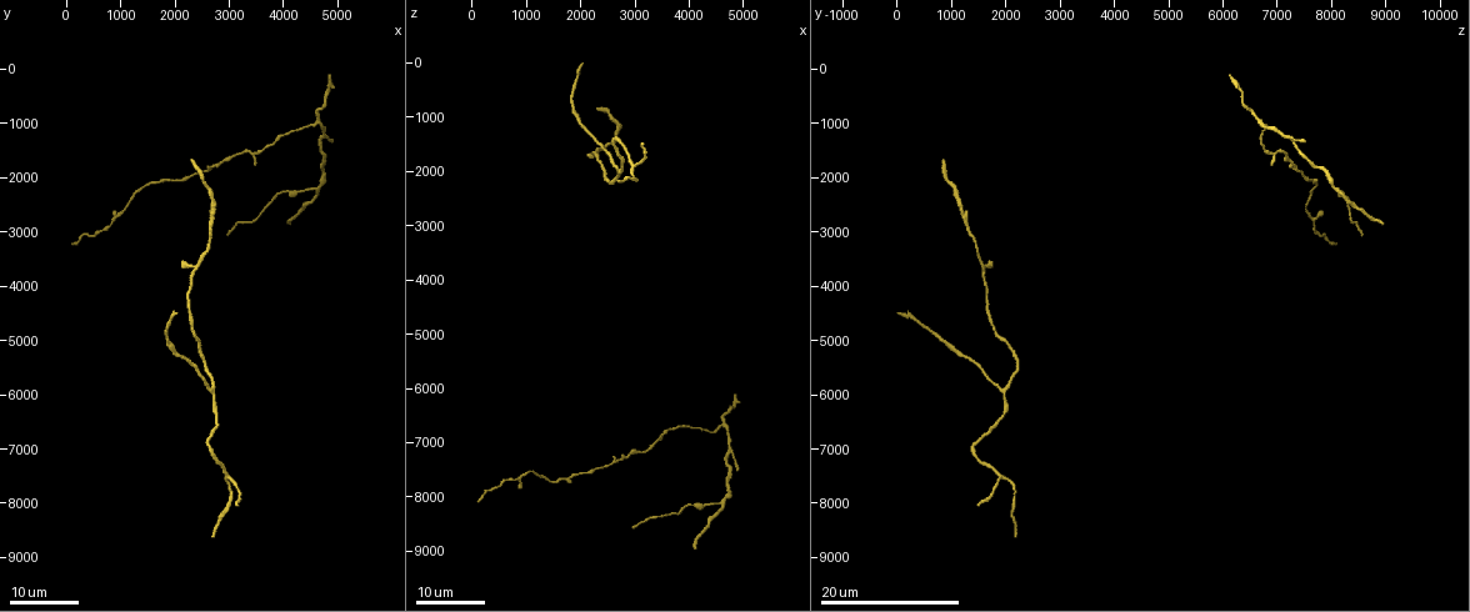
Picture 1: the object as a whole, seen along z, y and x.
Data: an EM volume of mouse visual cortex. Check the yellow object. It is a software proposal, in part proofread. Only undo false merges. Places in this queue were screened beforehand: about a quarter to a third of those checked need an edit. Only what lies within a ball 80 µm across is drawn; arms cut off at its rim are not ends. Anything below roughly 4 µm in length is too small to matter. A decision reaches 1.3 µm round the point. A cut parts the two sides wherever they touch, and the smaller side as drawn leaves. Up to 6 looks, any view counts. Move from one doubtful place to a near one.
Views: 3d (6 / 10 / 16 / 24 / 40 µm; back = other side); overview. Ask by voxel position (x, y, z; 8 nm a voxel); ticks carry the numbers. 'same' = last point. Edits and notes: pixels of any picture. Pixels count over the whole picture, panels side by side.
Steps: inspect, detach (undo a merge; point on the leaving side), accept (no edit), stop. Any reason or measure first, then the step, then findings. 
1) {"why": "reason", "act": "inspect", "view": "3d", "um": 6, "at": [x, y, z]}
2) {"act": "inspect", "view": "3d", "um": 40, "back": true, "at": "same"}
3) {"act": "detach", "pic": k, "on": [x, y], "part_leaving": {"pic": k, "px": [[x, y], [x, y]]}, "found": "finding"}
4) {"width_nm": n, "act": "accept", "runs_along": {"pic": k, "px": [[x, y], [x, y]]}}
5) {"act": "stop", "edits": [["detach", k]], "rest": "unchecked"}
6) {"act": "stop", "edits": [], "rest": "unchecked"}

{"why": "branch point", "act": "inspect", "view": "3d", "um": 24, "at": [3000, 7550, 1950]}

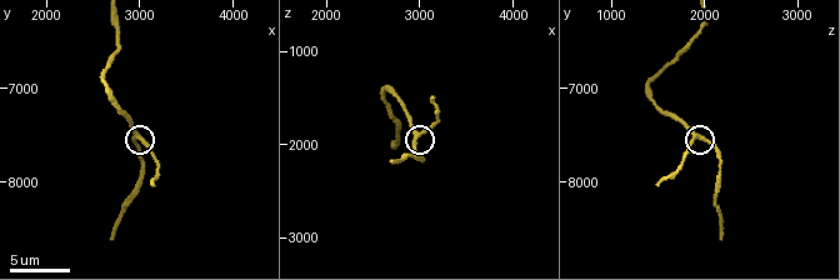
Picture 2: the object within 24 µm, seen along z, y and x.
{"act": "inspect", "view": "3d", "um": 6, "at": [3000, 7550, 1900]}

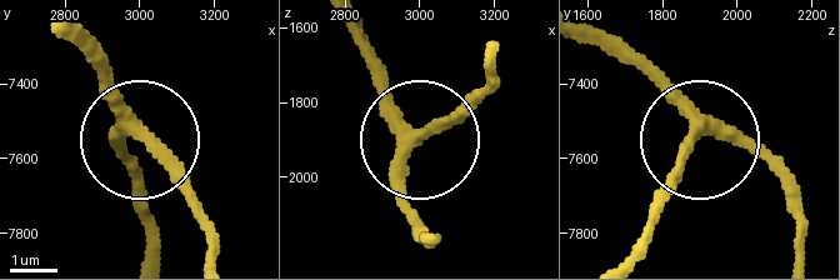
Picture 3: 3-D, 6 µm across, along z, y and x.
{"act": "inspect", "view": "3d", "um": 6, "back": true, "at": [2980, 7520, 1910]}

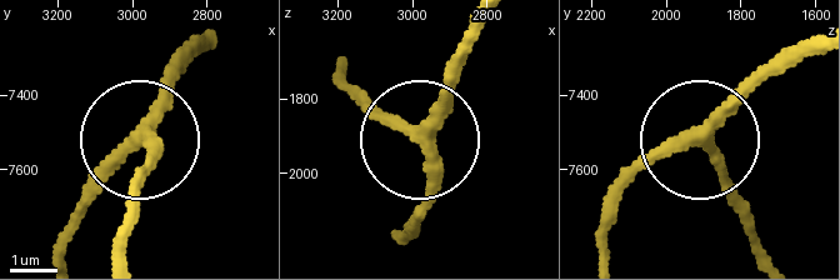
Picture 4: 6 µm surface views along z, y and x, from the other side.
{"width_nm": 290, "act": "accept", "found": "all the same neuron"}

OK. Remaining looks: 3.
{"why": "side arm on a straight run", "act": "inspect", "view": "3d", "um": 16, "at": [2650, 5900, 1950]}

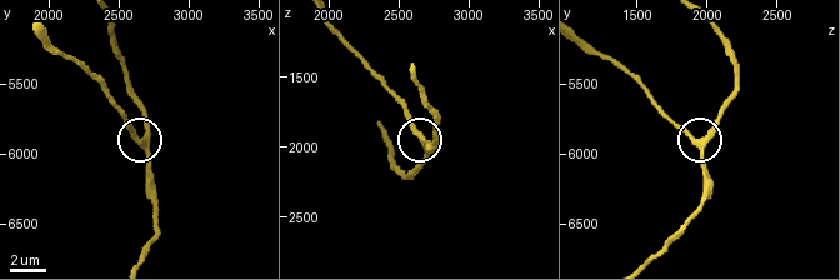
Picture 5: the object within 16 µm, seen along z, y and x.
{"why": "closer look", "act": "inspect", "view": "3d", "um": 6, "at": [2680, 5920, 1940]}

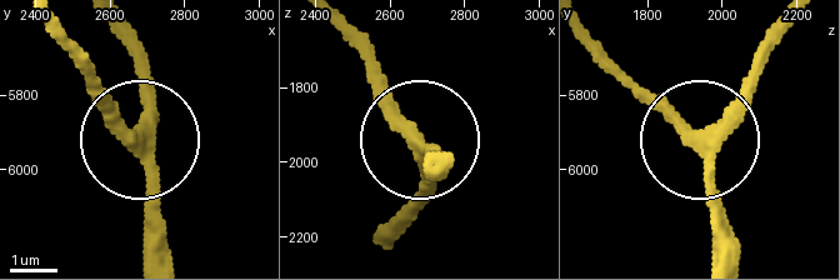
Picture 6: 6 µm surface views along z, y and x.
{"width_nm": 280, "act": "accept", "runs_along": {"pic": 6, "px": [[110, 28], [138, 75], [138, 131], [70, 55]]}, "found": "continuous, no second neuron"}

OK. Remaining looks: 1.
{"act": "stop", "edits": [], "rest": "unchecked"}

